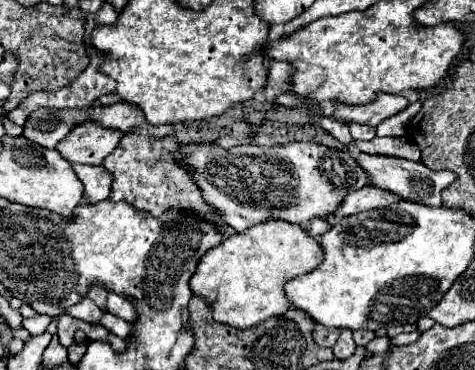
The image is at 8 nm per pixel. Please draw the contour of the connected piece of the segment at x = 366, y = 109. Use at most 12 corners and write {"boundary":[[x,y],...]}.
{"boundary":[[378,93],[372,103],[332,103],[332,115],[346,123],[376,127],[408,107],[402,95]]}

